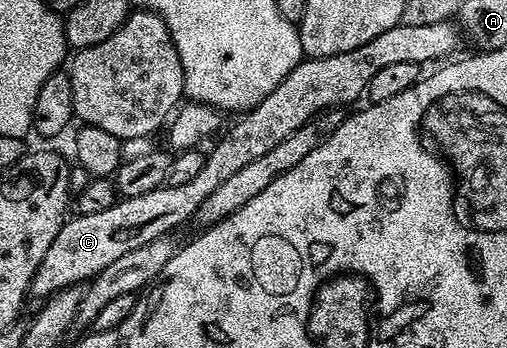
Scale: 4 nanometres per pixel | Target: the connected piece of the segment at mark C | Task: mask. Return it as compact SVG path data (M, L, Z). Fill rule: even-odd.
M452 21L439 24L401 22L351 52L343 52L339 56L305 58L291 72L287 72L284 80L260 104L244 111L238 117L241 119L212 143L213 151L210 149L206 153L203 168L193 179L187 180L187 184L166 184L151 192L143 192L143 196L121 198L103 212L91 216L77 214L66 220L59 228L59 236L51 240L51 248L47 248L39 263L29 285L30 295L34 299L46 300L61 289L88 283L99 272L103 272L107 264L115 264L119 256L134 248L143 248L143 244L151 244L151 240L161 234L172 235L176 226L183 225L188 218L196 215L203 200L207 200L207 196L211 196L219 184L231 180L231 176L235 176L235 172L241 171L246 164L271 152L271 148L287 140L291 132L299 132L299 128L303 128L303 124L310 122L316 114L322 110L336 110L351 105L360 94L362 97L368 91L372 78L390 64L426 64L448 59L452 55L449 53L457 46L457 34L459 36L458 27Z

